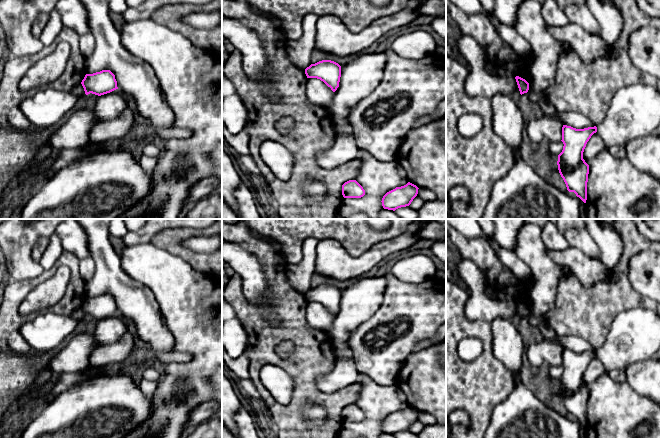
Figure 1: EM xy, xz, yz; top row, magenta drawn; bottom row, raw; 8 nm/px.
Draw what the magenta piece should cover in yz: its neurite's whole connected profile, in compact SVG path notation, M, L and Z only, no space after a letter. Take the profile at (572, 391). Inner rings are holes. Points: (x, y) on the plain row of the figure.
M563 349L562 376L558 379L558 394L567 414L574 416L584 427L587 424L587 406L589 389L583 383L583 376L591 360L597 356L597 351L576 353Z

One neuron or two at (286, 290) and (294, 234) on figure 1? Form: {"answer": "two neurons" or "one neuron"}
{"answer": "two neurons"}

